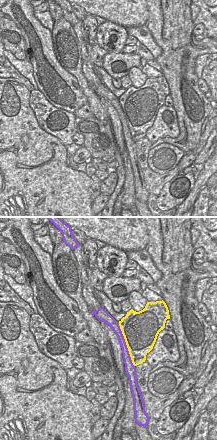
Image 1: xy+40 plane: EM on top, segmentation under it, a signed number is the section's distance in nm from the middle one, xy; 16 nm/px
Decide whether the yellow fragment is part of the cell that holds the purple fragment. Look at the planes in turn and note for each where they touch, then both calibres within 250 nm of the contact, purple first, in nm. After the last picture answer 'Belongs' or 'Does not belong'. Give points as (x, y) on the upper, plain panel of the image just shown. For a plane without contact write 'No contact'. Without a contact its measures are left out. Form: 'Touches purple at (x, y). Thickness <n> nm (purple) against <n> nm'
Touches purple at (125, 120). Thickness 130 nm (purple) against 460 nm

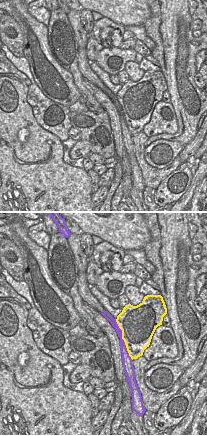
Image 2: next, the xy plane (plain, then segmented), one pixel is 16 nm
Touches purple at (122, 115). Thickness 120 nm (purple) against 480 nm

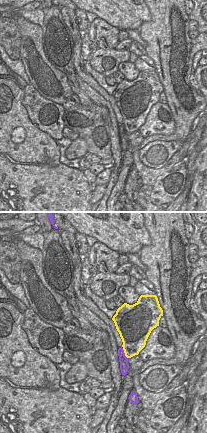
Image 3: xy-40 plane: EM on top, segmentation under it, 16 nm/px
Touches purple at (124, 129). Thickness 160 nm (purple) against 360 nm

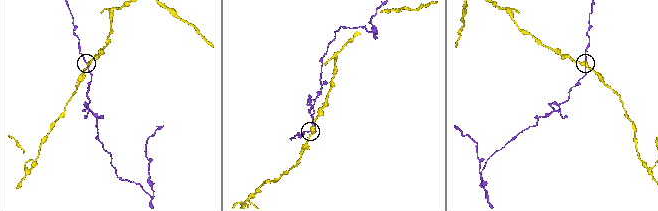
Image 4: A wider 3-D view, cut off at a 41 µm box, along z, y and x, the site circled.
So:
Does not belong

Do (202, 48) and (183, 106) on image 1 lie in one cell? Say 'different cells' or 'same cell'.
same cell

